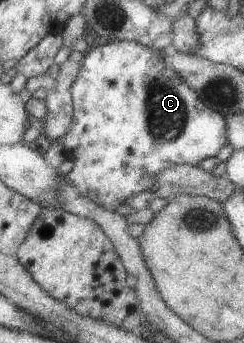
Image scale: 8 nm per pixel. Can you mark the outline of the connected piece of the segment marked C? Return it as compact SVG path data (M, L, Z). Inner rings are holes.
M112 40L106 45L99 46L92 51L88 50L80 63L80 70L71 84L72 102L74 105L74 116L69 131L63 136L65 153L74 161L73 169L65 174L65 179L77 188L81 195L88 197L97 205L111 210L112 212L123 205L127 199L141 194L142 191L149 191L156 182L157 176L174 165L191 164L199 166L203 159L216 156L219 149L228 144L226 132L226 114L207 107L199 98L198 93L178 74L175 70L164 64L163 50L155 50L152 47L141 45L129 40Z

